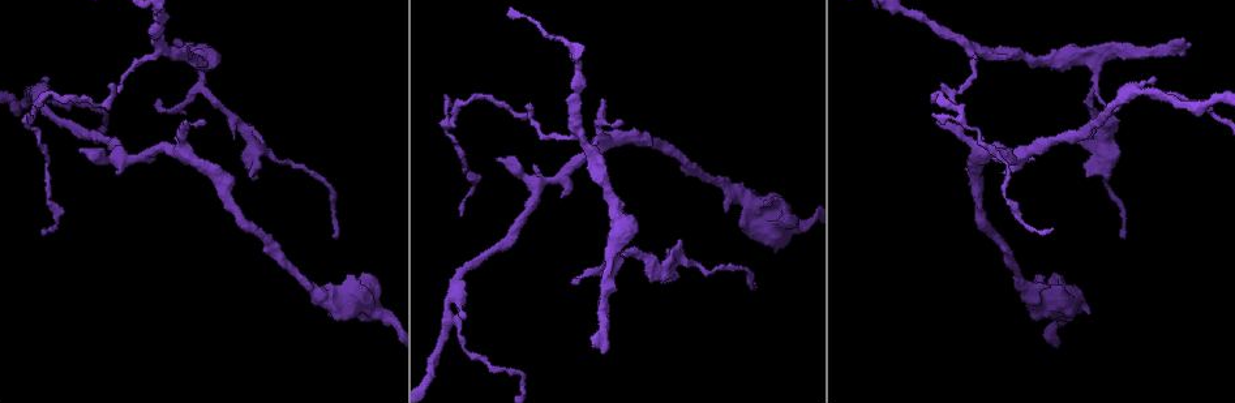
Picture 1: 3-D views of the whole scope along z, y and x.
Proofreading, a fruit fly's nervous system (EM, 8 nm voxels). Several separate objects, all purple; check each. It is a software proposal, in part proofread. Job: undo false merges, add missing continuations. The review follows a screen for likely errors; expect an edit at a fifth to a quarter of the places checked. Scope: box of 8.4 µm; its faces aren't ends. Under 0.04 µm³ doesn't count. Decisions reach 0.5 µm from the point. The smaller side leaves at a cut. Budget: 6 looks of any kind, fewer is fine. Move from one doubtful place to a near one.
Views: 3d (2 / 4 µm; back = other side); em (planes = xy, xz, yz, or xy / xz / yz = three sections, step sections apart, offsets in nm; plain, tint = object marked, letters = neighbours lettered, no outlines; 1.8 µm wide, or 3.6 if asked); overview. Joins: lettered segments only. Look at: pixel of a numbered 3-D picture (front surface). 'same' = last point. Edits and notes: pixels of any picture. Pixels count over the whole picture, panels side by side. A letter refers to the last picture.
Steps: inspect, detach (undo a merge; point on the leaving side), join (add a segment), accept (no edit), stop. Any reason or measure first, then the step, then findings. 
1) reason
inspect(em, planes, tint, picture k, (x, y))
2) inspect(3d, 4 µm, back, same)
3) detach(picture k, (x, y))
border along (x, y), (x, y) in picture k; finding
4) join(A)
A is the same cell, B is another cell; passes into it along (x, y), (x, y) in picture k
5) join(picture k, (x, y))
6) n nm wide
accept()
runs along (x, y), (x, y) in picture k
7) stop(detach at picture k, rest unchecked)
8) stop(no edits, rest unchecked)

arms part here
inspect(3d, 4 µm, picture 1, (450, 315))

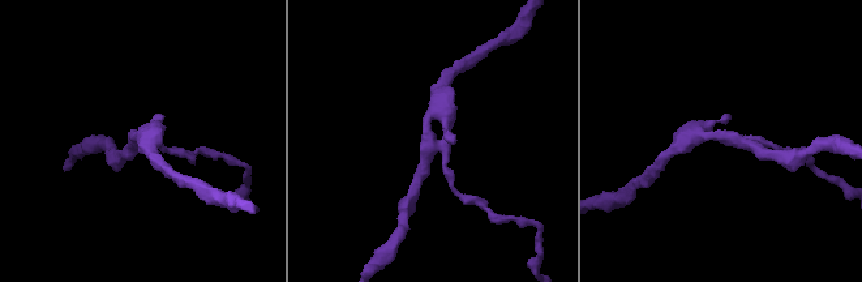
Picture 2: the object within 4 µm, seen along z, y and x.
3 arms
inspect(em, xy, step 8, letters, picture 2, (726, 139))

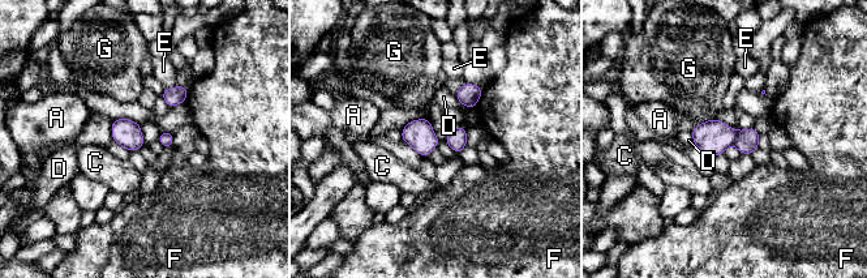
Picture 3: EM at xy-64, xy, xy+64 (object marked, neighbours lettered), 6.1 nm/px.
another direction
inspect(em, planes, letters, same)

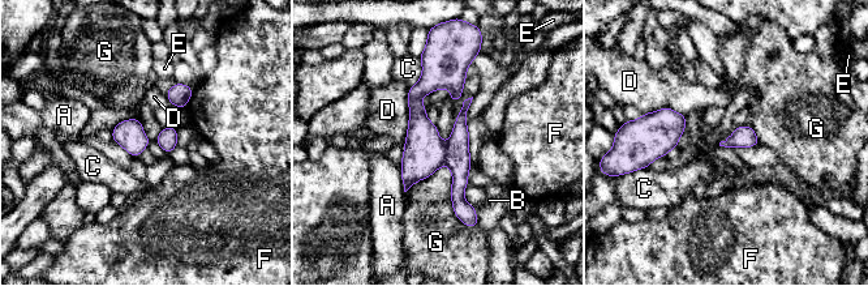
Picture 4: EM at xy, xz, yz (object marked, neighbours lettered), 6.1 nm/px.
130 nm wide
accept()
A, B, C, D, E, F and G are other cells; border along (404, 191), (446, 165), (467, 226) in picture 4; continuous, no second neuron

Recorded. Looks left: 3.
branch stops here
inspect(3d, 4 µm, picture 1, (603, 346))

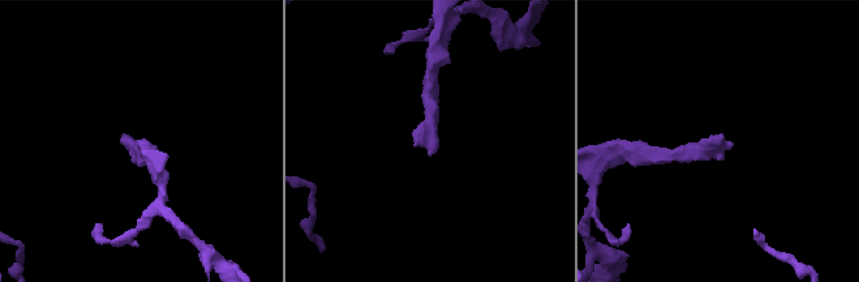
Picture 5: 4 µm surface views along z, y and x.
inspect(em, planes, letters, picture 5, (434, 149))

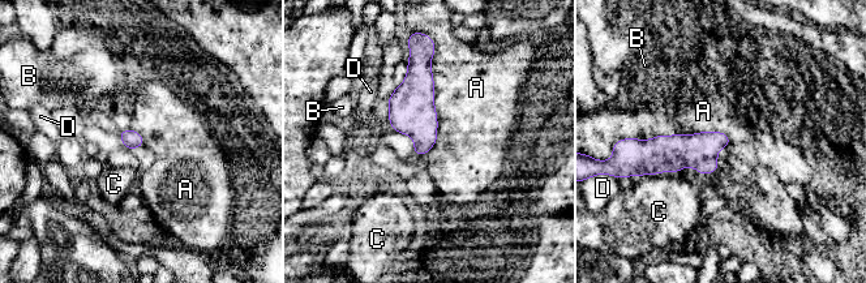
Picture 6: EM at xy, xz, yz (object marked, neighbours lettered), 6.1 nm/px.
accept()
A, B, C and D are other cells; border along (631, 138), (720, 131), (731, 142) in picture 6; no lettered segment goes on from it

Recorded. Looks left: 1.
an open end
inspect(em, planes, letters, picture 1, (80, 150))

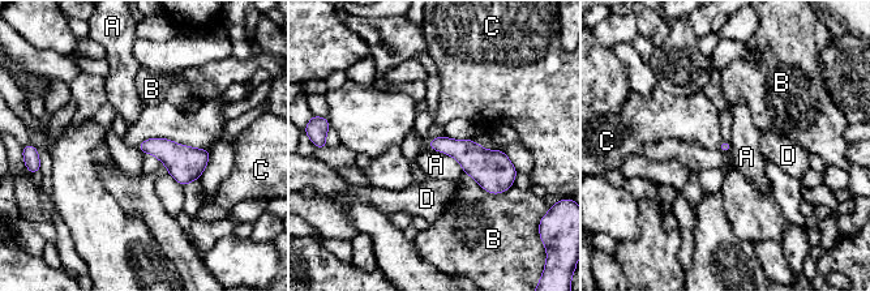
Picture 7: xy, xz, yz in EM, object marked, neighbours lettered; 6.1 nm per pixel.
B touches over 320 nm
accept()
A, B, C and D are other cells; border along (431, 148), (450, 154), (463, 170) in picture 7; no lettered segment goes on from it

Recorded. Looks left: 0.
stop(no edits, rest unchecked)

